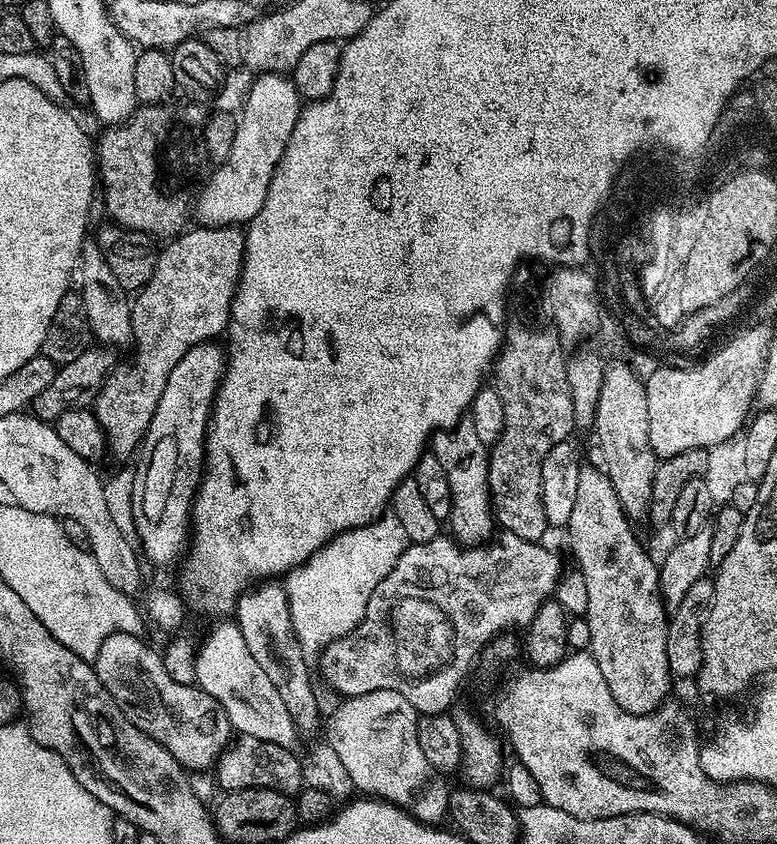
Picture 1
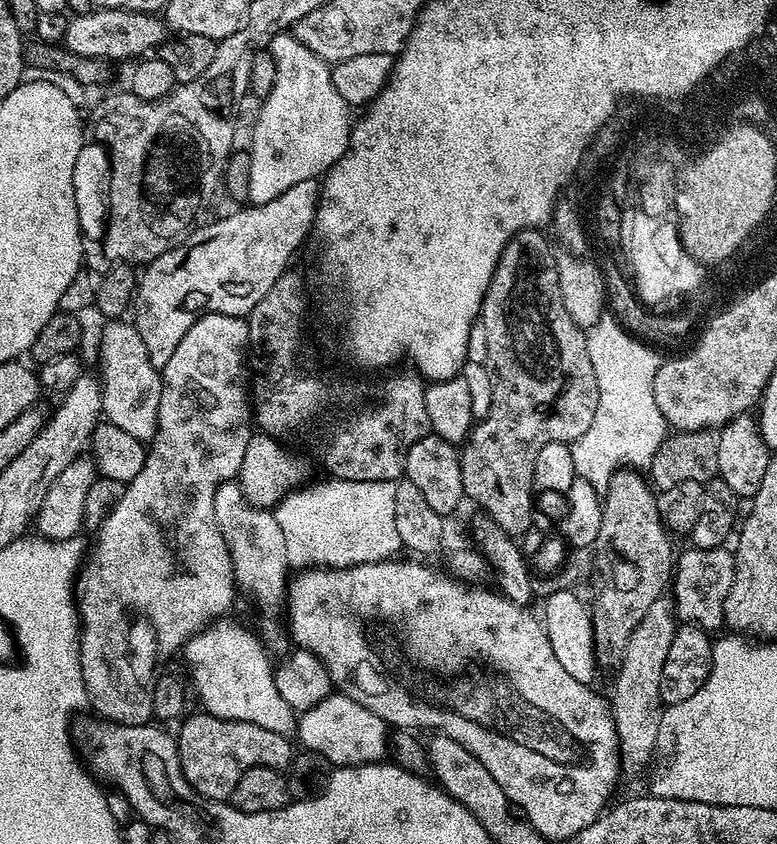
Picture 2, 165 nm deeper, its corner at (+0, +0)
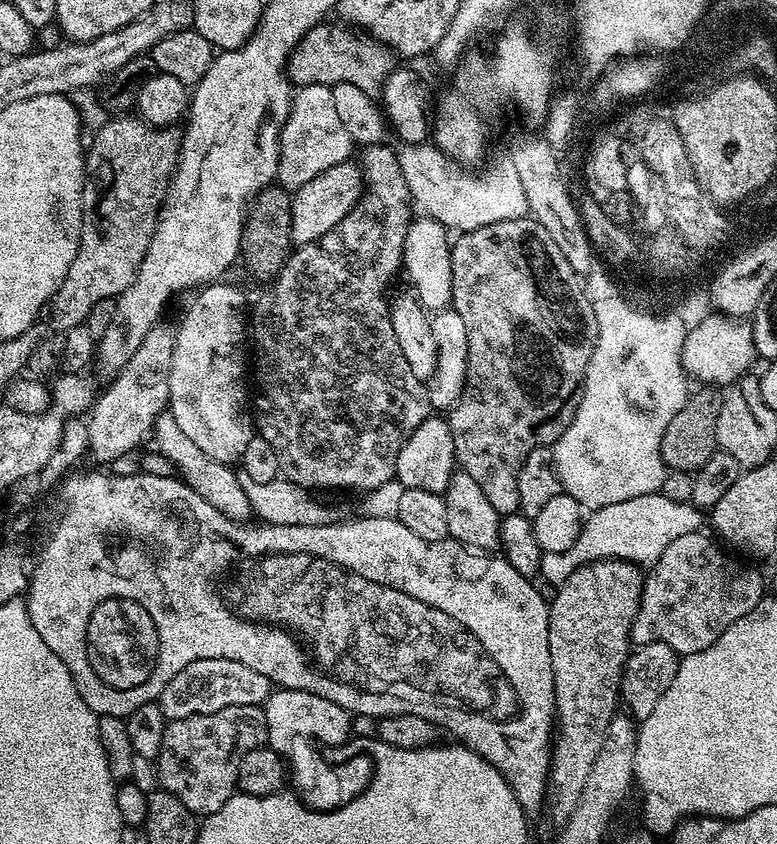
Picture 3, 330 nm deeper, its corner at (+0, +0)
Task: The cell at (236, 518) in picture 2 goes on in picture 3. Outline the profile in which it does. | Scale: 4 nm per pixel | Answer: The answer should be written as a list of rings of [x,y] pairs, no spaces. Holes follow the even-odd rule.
[[[171,414],[159,416],[154,425],[154,441],[155,447],[161,456],[168,461],[169,465],[180,467],[179,475],[185,484],[189,484],[196,493],[202,498],[206,498],[206,502],[210,502],[210,506],[220,511],[223,516],[231,520],[239,520],[248,522],[253,519],[253,510],[251,508],[250,499],[246,496],[246,491],[242,490],[242,486],[238,484],[238,478],[235,471],[229,465],[223,464],[207,457],[206,454],[195,445],[182,432],[182,427]]]

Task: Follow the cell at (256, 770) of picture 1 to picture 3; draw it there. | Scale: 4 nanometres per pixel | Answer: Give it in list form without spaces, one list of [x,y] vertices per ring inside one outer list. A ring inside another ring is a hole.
[[[258,705],[226,706],[212,714],[194,714],[193,717],[169,720],[162,734],[162,750],[157,754],[154,767],[160,771],[159,787],[174,794],[197,817],[203,818],[222,810],[224,803],[237,791],[238,766],[250,750],[267,741],[267,720],[264,709]]]

